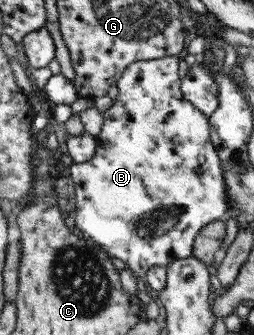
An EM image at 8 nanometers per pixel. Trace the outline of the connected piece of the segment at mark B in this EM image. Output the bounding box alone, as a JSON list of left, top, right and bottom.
[68,56,226,278]

